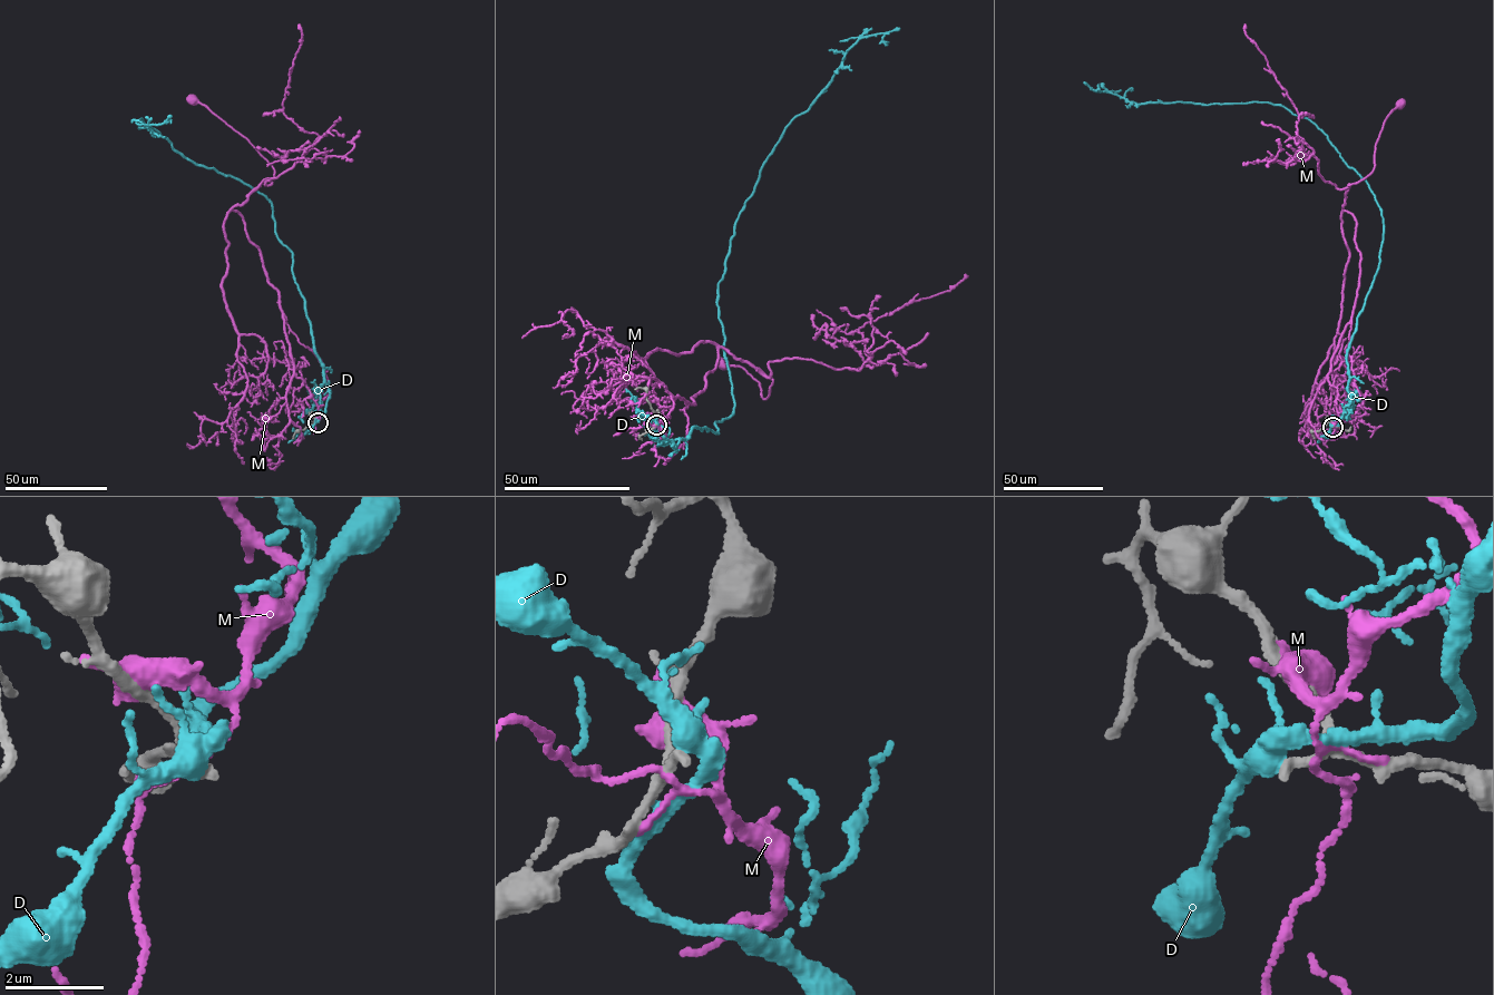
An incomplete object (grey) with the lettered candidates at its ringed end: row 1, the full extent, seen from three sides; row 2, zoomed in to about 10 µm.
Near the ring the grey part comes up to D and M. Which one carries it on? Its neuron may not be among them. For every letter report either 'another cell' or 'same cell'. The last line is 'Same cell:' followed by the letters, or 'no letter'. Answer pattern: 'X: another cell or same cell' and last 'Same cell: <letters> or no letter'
D: another cell
M: another cell
Same cell: no letter

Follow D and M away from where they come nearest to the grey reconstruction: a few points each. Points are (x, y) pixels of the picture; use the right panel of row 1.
D: (1333, 427), (1350, 402), (1347, 351), (1380, 260), (1383, 217), (1366, 181), (1281, 106), (1138, 104), (1083, 83)
M: (1335, 426), (1327, 374), (1360, 257), (1356, 221), (1343, 207), (1348, 185), (1375, 166), (1384, 123), (1399, 105)

